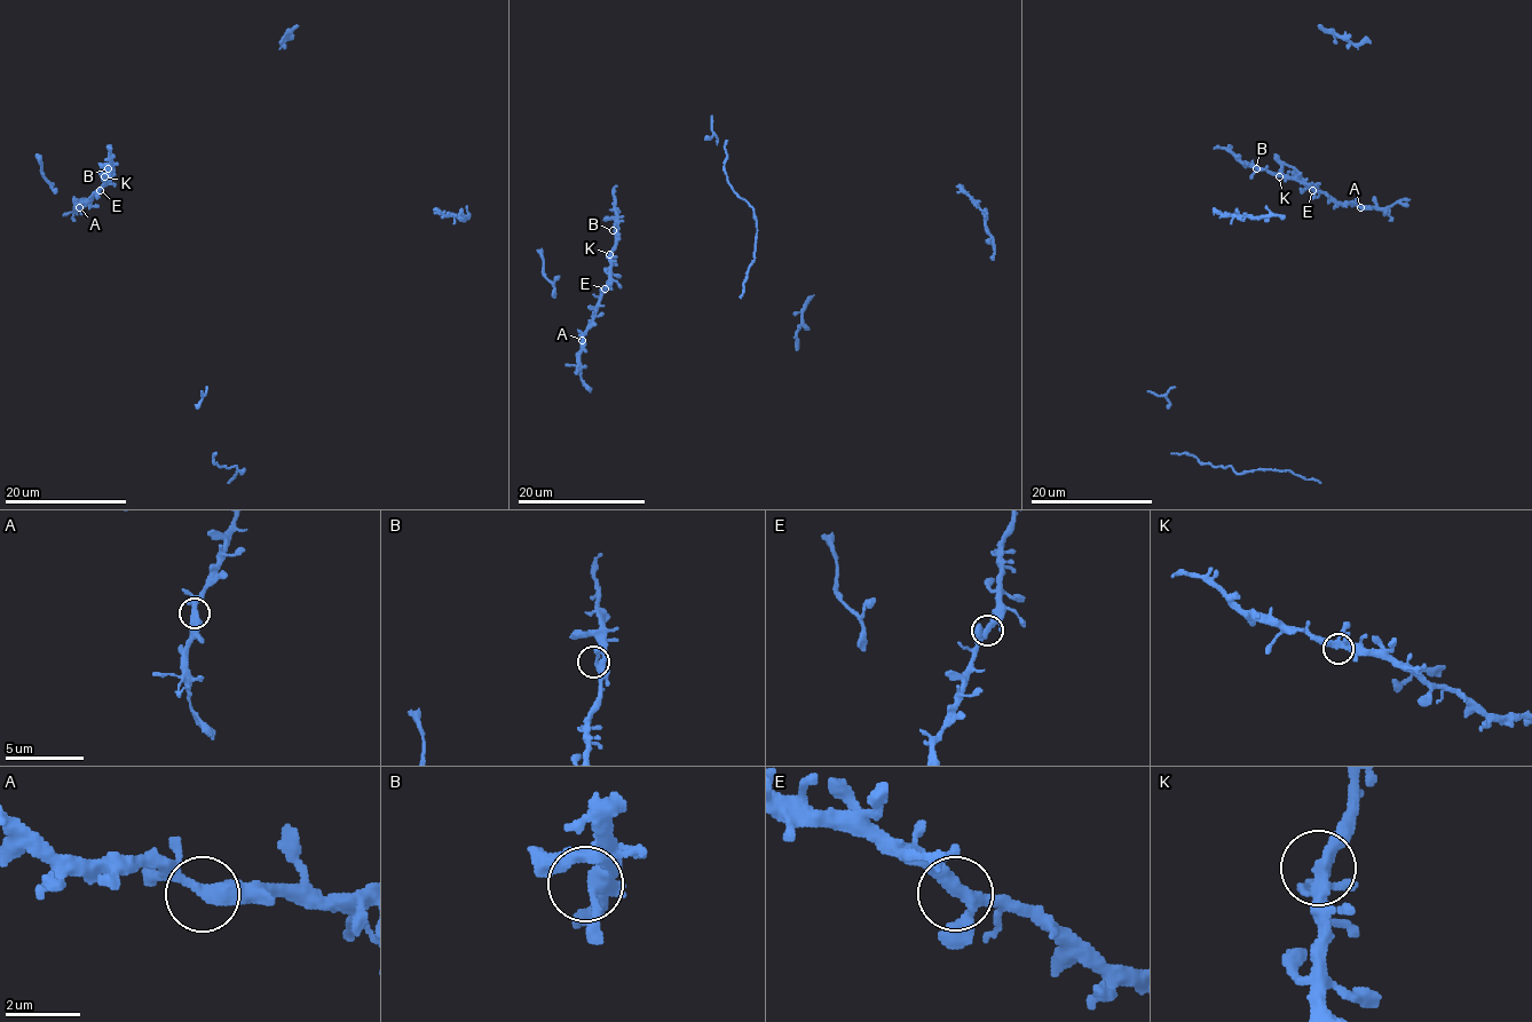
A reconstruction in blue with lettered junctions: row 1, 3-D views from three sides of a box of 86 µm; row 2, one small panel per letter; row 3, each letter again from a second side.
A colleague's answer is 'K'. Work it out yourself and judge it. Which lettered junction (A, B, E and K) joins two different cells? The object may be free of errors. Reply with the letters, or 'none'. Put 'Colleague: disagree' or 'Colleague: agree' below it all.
none
Colleague: disagree

